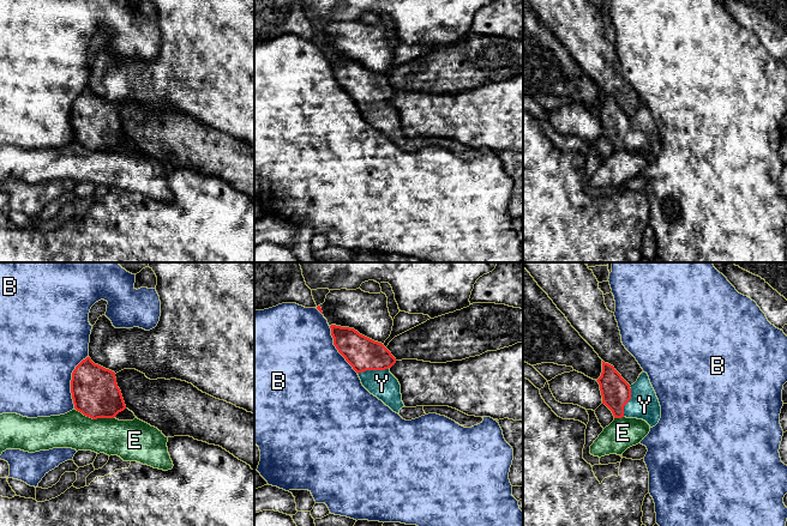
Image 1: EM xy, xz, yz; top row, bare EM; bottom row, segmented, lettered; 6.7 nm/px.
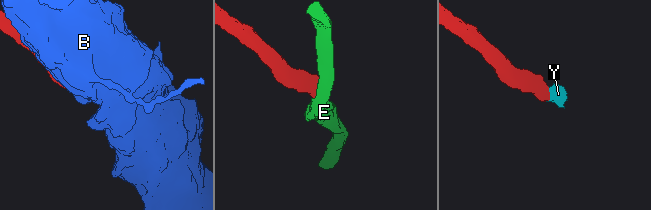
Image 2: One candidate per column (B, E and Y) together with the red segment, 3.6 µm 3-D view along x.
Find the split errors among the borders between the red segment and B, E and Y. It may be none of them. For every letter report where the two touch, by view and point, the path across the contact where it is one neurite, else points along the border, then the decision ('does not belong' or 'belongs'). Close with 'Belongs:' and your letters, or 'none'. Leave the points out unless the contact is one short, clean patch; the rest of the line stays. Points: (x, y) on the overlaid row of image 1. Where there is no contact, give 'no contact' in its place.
B: meets red in xy at (71, 381); does not belong
E: meets red in xy at (94, 418); border along xy (74, 407), (92, 418), (113, 418); does not belong
Y: meets red in xz at (373, 369); runs through xz (362, 354), (372, 363), (373, 369), (376, 378), (382, 384); belongs
Belongs: Y

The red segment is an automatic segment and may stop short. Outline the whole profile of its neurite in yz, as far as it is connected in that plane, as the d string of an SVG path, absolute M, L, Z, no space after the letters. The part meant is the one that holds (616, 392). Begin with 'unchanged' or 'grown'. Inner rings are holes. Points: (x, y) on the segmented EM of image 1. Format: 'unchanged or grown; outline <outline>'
grown; outline M602 361L602 373L596 380L600 385L602 404L613 413L614 418L637 418L645 421L650 428L661 418L661 406L647 373L642 373L633 385L629 385L613 365Z

